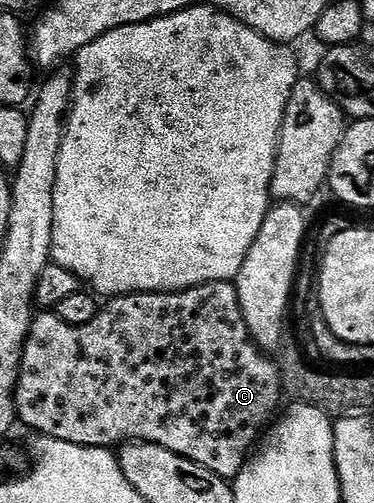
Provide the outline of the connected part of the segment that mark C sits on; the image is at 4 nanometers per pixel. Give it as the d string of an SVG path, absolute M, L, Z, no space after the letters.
M235 282L203 283L197 287L187 287L184 291L167 293L122 295L105 302L94 317L94 321L77 327L66 325L66 321L59 319L55 313L40 314L33 318L32 328L28 331L28 340L24 342L24 352L16 382L16 413L21 424L24 422L30 430L36 431L32 433L48 435L51 439L61 439L83 447L116 449L130 442L162 445L162 449L170 449L174 454L210 469L210 473L232 481L244 468L258 440L265 434L266 428L277 414L276 406L280 403L280 371L276 368L272 357L265 354L252 339L240 308Z

